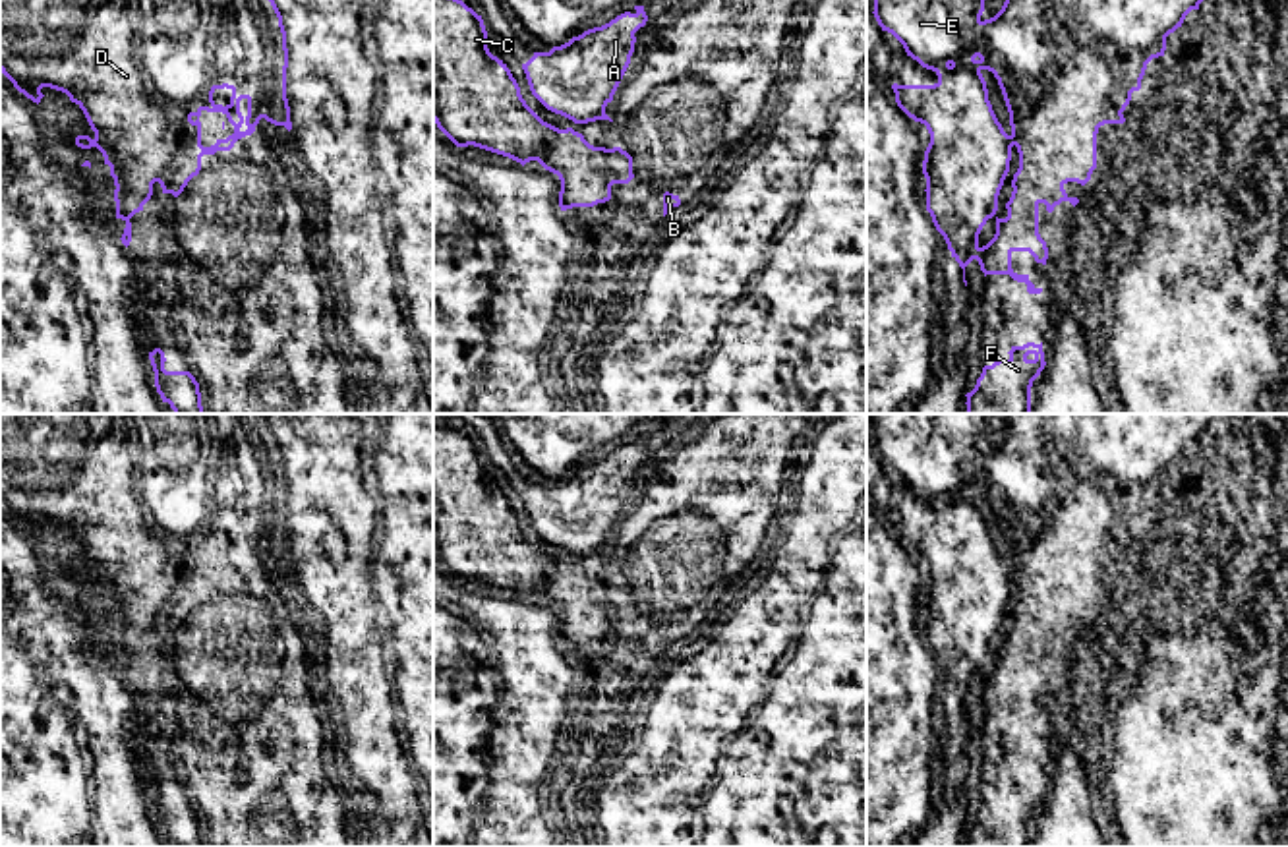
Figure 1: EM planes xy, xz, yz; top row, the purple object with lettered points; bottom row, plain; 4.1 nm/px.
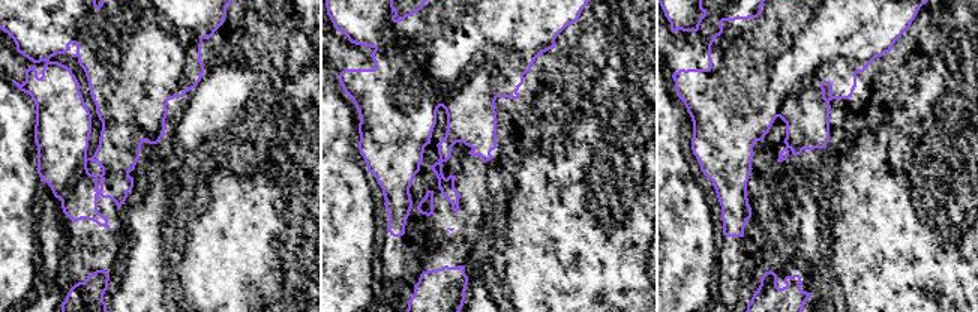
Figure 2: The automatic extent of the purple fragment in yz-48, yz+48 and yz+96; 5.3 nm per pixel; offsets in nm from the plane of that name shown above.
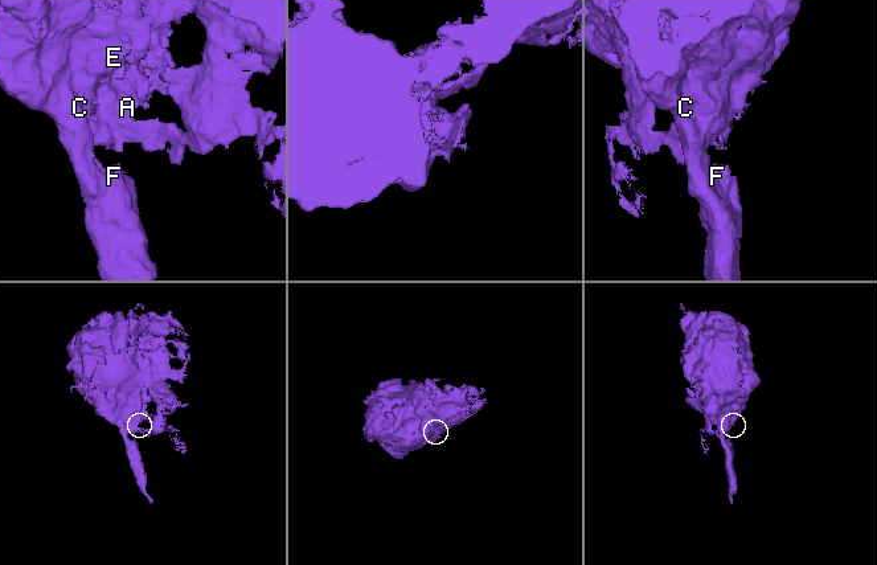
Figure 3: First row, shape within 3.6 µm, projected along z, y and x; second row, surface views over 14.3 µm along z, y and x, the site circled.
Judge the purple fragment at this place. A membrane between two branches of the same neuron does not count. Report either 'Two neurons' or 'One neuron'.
Two neurons

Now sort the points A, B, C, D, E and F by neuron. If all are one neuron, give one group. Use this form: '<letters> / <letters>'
A B / C D E F

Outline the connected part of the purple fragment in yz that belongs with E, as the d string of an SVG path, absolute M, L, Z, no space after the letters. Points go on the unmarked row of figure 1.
M874 414L874 451L892 466L907 489L922 501L940 505L957 493L973 493L969 464L981 454L986 414Z

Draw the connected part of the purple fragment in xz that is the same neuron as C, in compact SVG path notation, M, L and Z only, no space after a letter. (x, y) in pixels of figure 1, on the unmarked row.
M433 427L433 555L456 580L474 578L522 599L538 594L557 607L561 617L574 607L576 617L586 619L592 607L572 584L549 580L551 574L563 572L561 563L543 555L526 538L507 497L489 485L482 449L449 427Z

